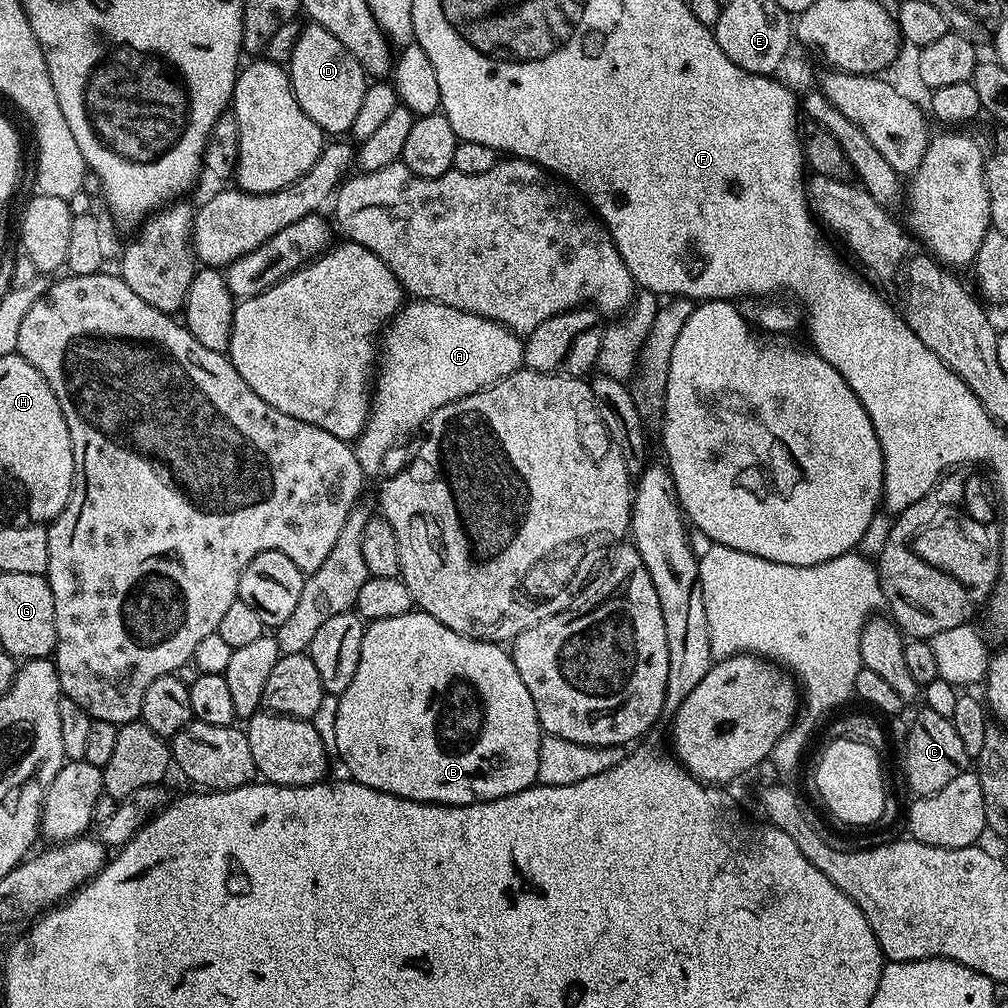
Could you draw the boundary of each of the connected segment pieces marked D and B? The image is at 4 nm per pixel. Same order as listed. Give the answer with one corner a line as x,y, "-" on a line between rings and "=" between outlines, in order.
311,22
305,23
294,42
294,52
290,54
286,71
294,98
298,98
298,106
306,110
308,117
314,118
325,134
347,133
351,129
370,80
354,54
350,54
350,50
346,50
330,30
=
419,610
407,612
398,618
371,621
364,630
358,670
354,670
350,686
339,693
338,718
334,718
334,752
340,755
341,762
348,767
347,775
357,784
365,784
391,796
400,796
403,800
417,800
420,804
479,804
482,800
497,800
518,794
537,783
538,752
542,737
538,710
534,710
534,698
530,698
530,690
526,690
526,682
522,682
511,655
500,648
503,647
491,640
475,640
458,634
450,630
450,626
442,626
442,622

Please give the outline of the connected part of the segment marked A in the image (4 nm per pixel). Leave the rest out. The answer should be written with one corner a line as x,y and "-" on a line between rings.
413,299
405,303
383,329
383,340
384,352
382,348
378,356
368,421
354,441
358,466
362,466
366,474
378,471
388,447
399,436
414,431
416,427
419,429
434,414
434,410
497,384
502,378
520,371
524,363
524,340
509,328
466,310
454,310
454,306
442,306
433,300

